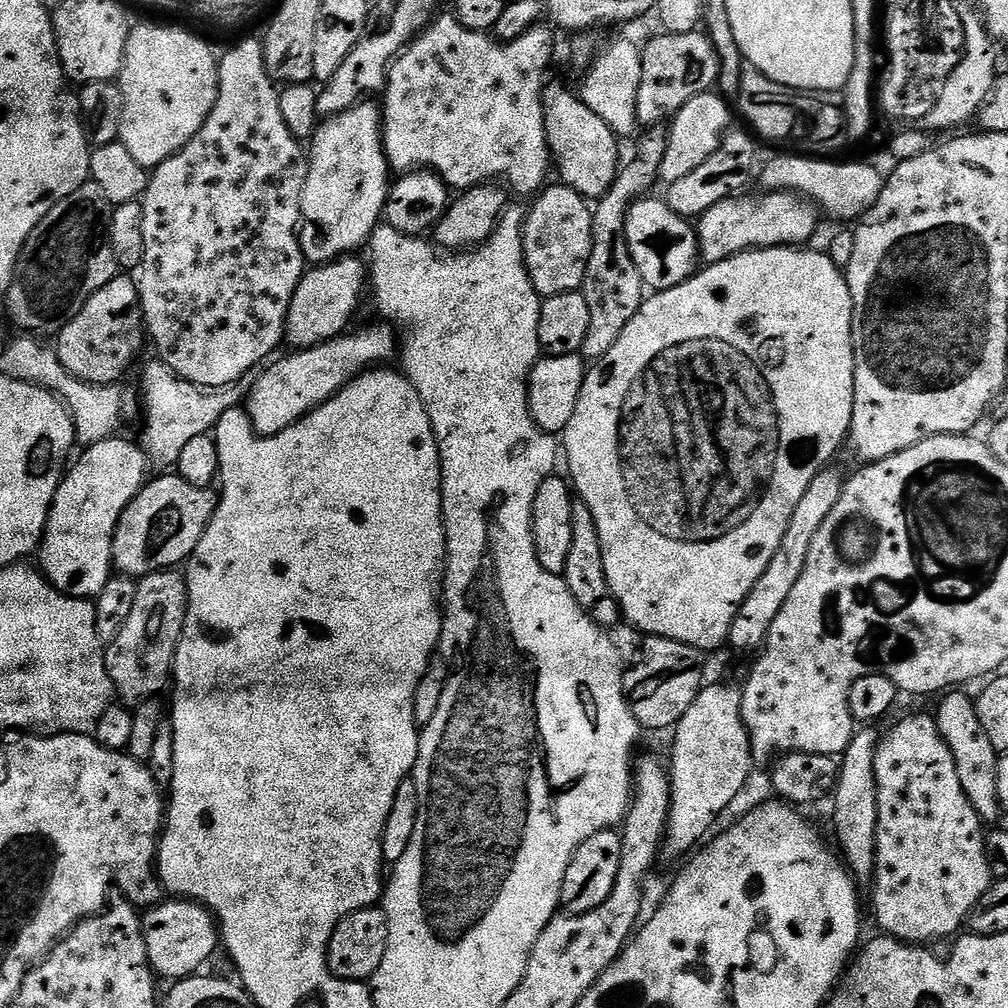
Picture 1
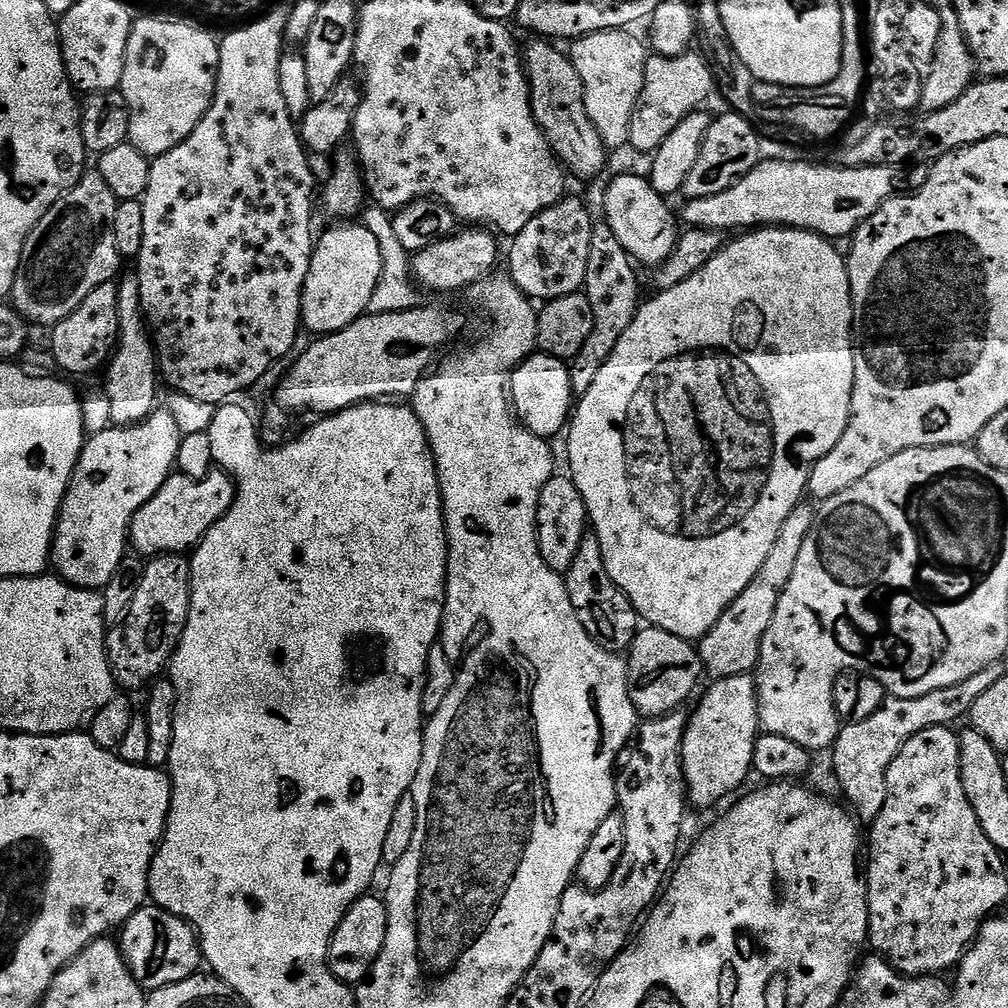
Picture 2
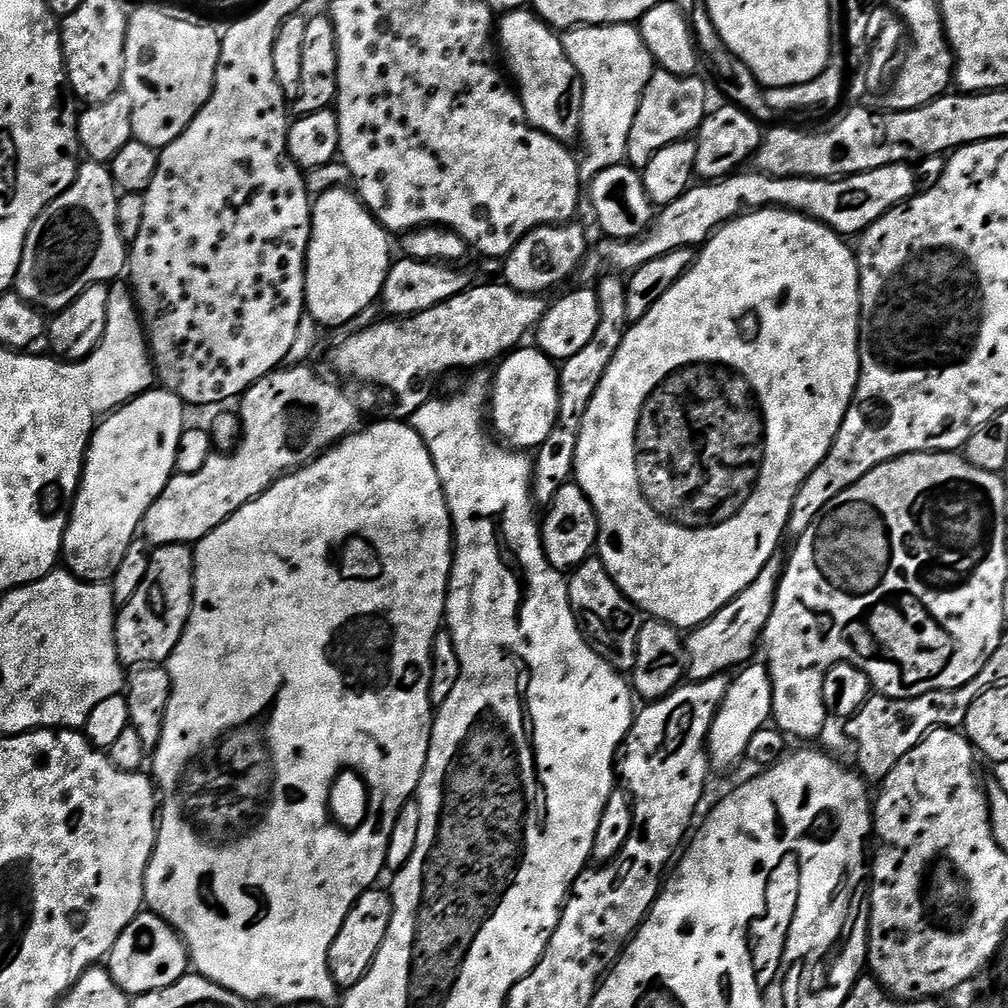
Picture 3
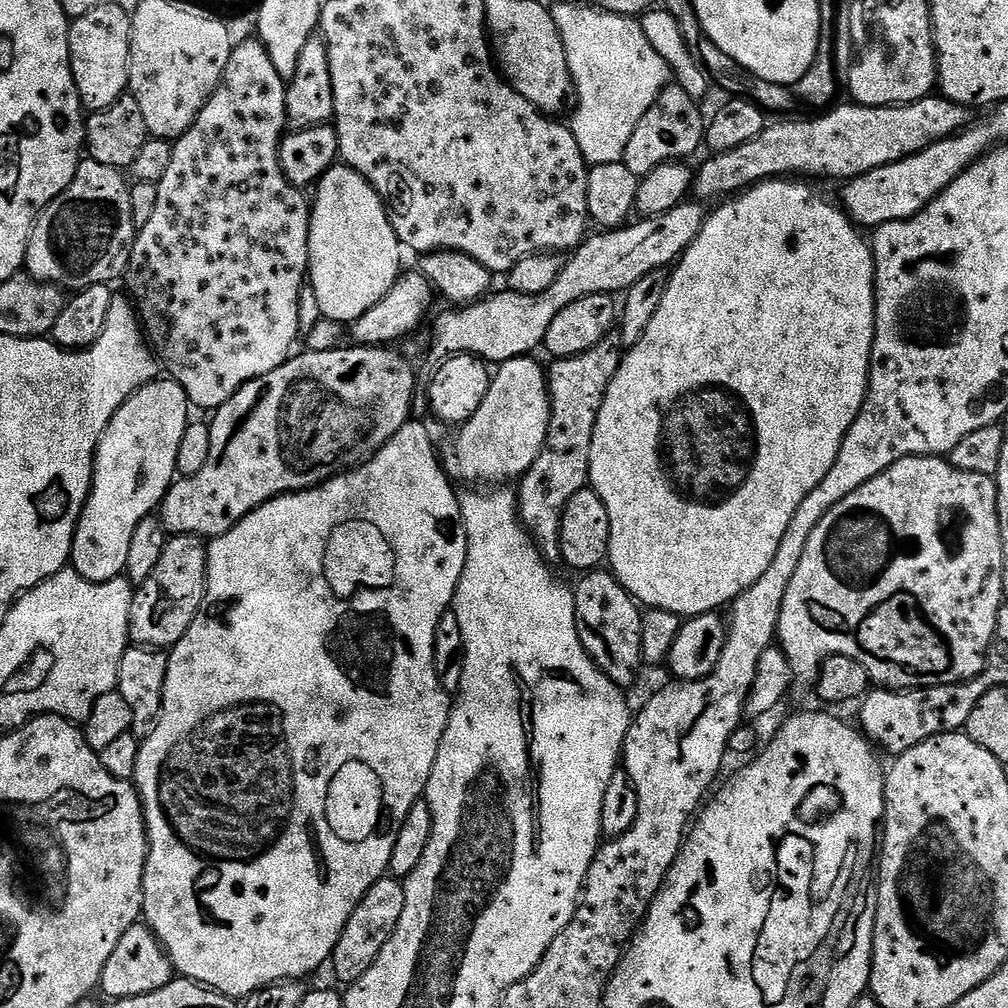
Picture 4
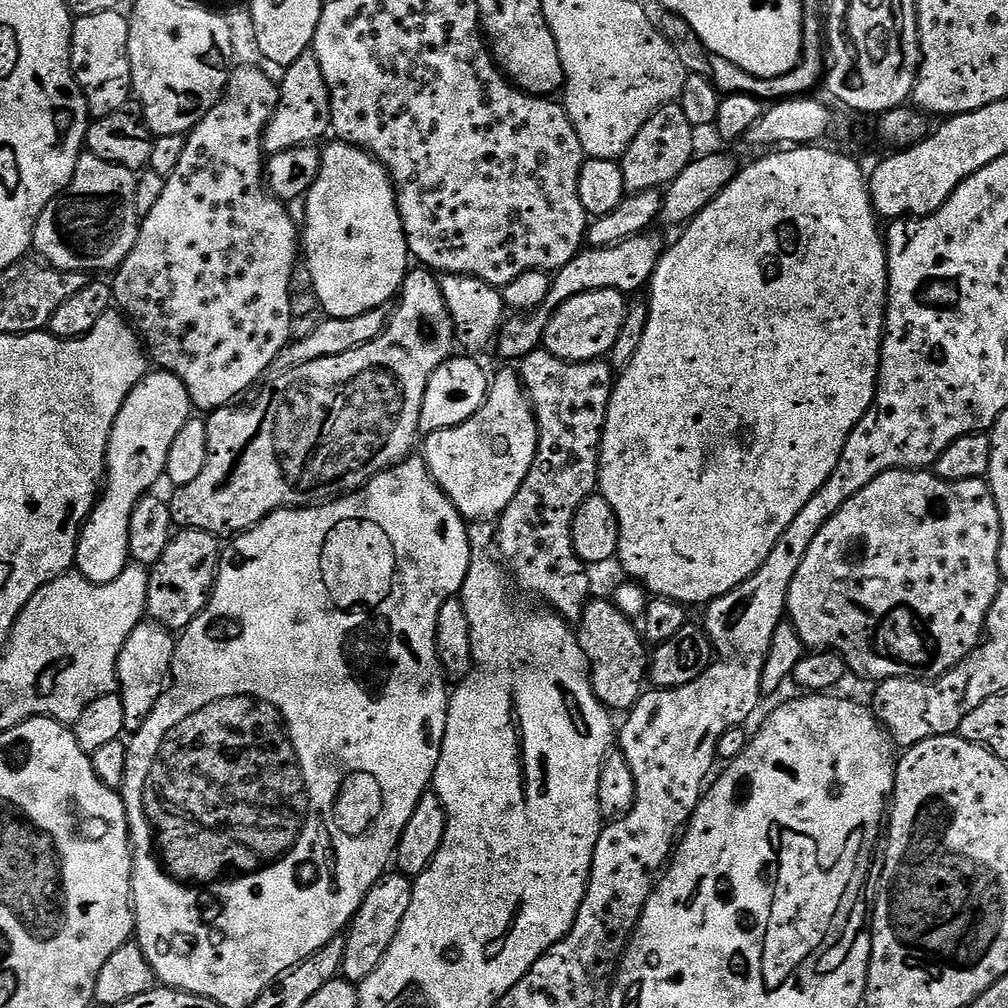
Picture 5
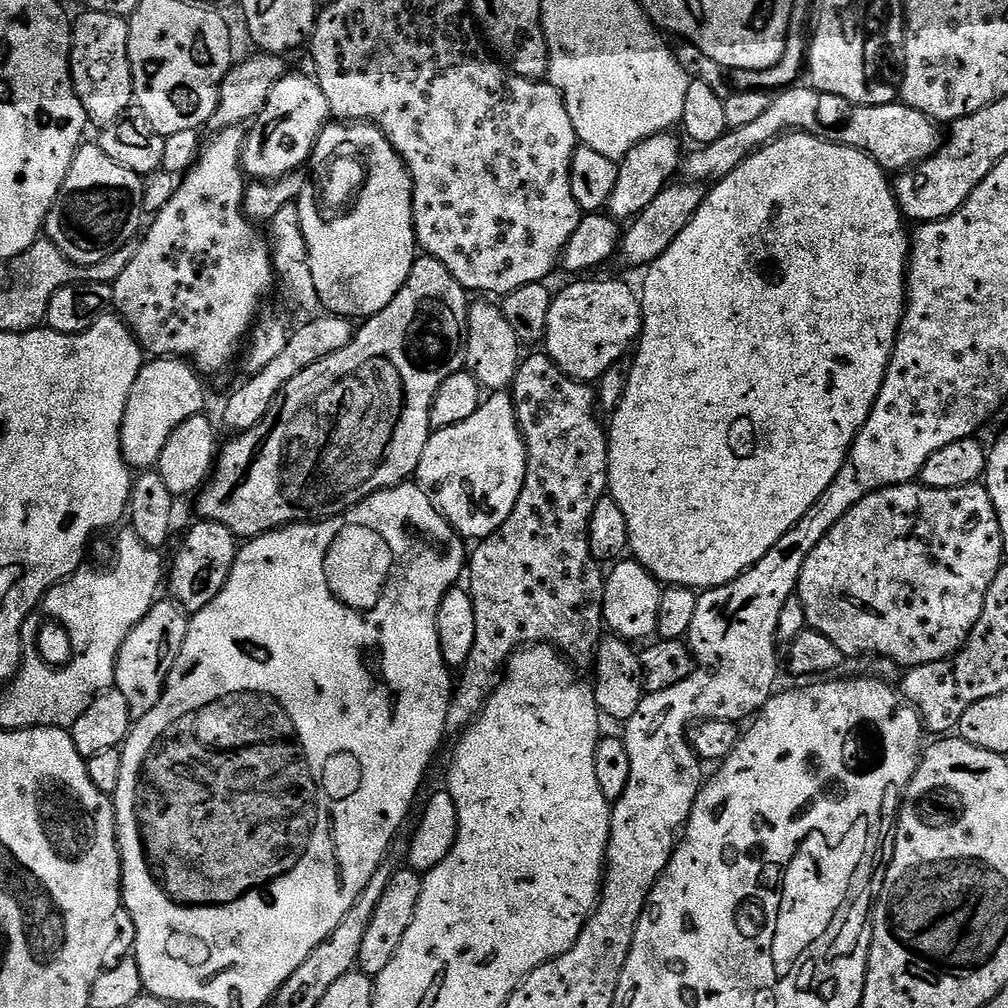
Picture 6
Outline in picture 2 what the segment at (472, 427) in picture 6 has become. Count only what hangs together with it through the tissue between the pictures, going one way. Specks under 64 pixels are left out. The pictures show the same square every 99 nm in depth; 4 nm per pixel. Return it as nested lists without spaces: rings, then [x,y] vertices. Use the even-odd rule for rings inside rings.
[[[533,354],[514,369],[510,385],[512,411],[517,420],[534,434],[545,438],[553,438],[565,431],[574,411],[574,393],[572,390],[572,373],[565,361]]]

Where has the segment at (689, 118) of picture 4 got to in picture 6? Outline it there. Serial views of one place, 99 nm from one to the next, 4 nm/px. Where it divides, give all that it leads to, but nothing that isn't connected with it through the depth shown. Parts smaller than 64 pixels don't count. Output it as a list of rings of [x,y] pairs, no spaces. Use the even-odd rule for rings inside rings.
[[[663,132],[654,138],[646,138],[630,154],[626,154],[618,164],[618,182],[614,186],[614,194],[610,194],[607,211],[617,221],[631,222],[639,216],[662,190],[673,183],[672,176],[681,171],[682,151],[680,152],[680,140],[672,132]]]

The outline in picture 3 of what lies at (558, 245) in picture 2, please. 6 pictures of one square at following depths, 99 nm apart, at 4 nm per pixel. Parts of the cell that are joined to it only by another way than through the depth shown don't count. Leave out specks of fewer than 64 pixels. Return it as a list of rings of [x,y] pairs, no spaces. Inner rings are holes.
[[[579,223],[548,224],[545,228],[536,228],[514,246],[514,250],[503,261],[503,283],[515,292],[525,294],[548,294],[551,288],[567,282],[571,276],[579,273],[584,257],[590,251],[589,233]]]

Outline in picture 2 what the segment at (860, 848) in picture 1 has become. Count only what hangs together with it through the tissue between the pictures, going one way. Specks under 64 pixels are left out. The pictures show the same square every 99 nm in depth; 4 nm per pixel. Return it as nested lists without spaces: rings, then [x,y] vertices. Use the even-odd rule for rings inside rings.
[[[1003,663],[991,664],[986,666],[986,670],[978,670],[974,678],[966,678],[966,682],[958,682],[942,690],[930,690],[930,694],[922,694],[922,698],[898,698],[893,695],[885,699],[884,705],[874,710],[870,718],[862,718],[862,722],[841,727],[836,735],[836,743],[830,749],[832,768],[844,791],[843,799],[850,805],[855,819],[861,825],[871,825],[878,814],[882,814],[882,806],[886,806],[886,774],[890,770],[890,762],[898,758],[898,750],[902,750],[907,740],[914,738],[914,734],[923,728],[943,728],[955,725],[955,720],[963,716],[965,719],[979,696],[985,690],[990,690],[998,678],[1006,675],[1004,667]]]

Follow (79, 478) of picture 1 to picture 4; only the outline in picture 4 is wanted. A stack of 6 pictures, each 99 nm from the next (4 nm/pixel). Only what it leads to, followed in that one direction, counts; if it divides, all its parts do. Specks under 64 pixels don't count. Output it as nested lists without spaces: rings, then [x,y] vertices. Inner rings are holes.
[[[157,378],[137,390],[116,411],[114,418],[110,418],[96,448],[92,492],[80,515],[72,543],[70,564],[82,578],[101,584],[124,572],[126,558],[130,554],[130,541],[134,539],[134,529],[142,518],[153,515],[159,509],[168,489],[177,479],[178,445],[182,443],[182,434],[186,434],[190,423],[188,412],[190,413],[188,395],[184,393],[182,386],[178,386],[178,382],[170,378]]]

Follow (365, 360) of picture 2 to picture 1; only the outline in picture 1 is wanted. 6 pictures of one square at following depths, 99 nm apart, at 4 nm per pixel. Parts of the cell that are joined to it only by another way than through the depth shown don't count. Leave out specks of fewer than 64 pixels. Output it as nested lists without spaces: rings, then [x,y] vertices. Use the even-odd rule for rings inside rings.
[[[379,323],[372,324],[369,328],[360,328],[357,332],[349,331],[338,335],[313,348],[293,351],[293,356],[273,359],[265,367],[262,378],[258,378],[254,390],[250,390],[246,401],[252,431],[261,438],[282,434],[282,430],[298,422],[300,417],[322,406],[330,397],[337,396],[354,377],[392,362],[388,360],[395,361],[398,356],[397,333],[393,325]]]

